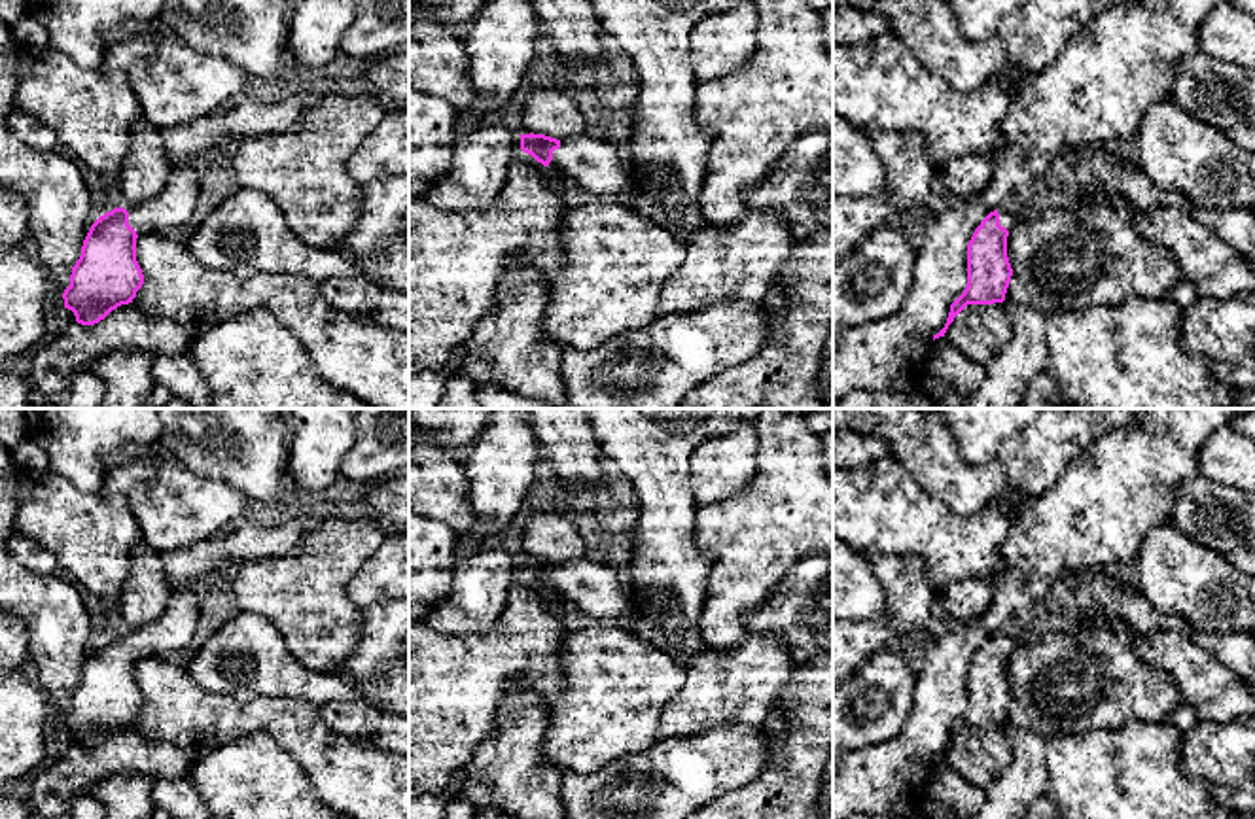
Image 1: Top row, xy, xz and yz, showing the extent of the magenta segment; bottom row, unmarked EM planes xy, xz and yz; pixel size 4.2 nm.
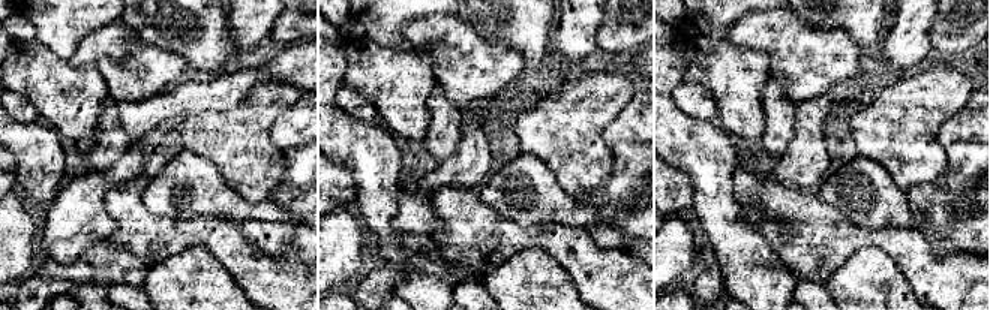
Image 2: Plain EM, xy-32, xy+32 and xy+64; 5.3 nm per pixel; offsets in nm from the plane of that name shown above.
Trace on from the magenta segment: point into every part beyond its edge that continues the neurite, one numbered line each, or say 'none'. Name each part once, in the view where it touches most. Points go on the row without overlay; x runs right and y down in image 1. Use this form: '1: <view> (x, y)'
1: xy (173, 632)

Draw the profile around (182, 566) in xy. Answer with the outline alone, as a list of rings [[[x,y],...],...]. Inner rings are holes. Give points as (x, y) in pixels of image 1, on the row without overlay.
[[[318,509],[314,514],[292,516],[276,528],[242,524],[227,537],[206,537],[191,547],[159,552],[170,588],[191,586],[210,571],[233,571],[242,562],[261,560],[299,550],[305,537],[335,511]]]

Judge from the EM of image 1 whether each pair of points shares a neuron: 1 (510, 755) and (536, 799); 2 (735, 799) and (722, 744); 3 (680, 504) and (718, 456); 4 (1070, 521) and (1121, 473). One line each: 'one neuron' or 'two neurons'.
1: one neuron
2: two neurons
3: two neurons
4: one neuron

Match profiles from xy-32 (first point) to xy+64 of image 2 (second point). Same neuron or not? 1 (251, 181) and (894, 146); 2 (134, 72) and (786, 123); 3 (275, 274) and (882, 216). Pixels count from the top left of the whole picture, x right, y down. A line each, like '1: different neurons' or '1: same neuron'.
1: same neuron
2: different neurons
3: different neurons

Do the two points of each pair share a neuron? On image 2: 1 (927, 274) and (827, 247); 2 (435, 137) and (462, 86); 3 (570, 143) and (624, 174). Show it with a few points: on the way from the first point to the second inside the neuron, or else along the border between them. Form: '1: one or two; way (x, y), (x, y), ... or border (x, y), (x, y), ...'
1: one; way (902, 249), (894, 241), (885, 238), (852, 238)
2: two; border (438, 83), (459, 108)
3: two; border (612, 147), (612, 174), (602, 184), (587, 190)

